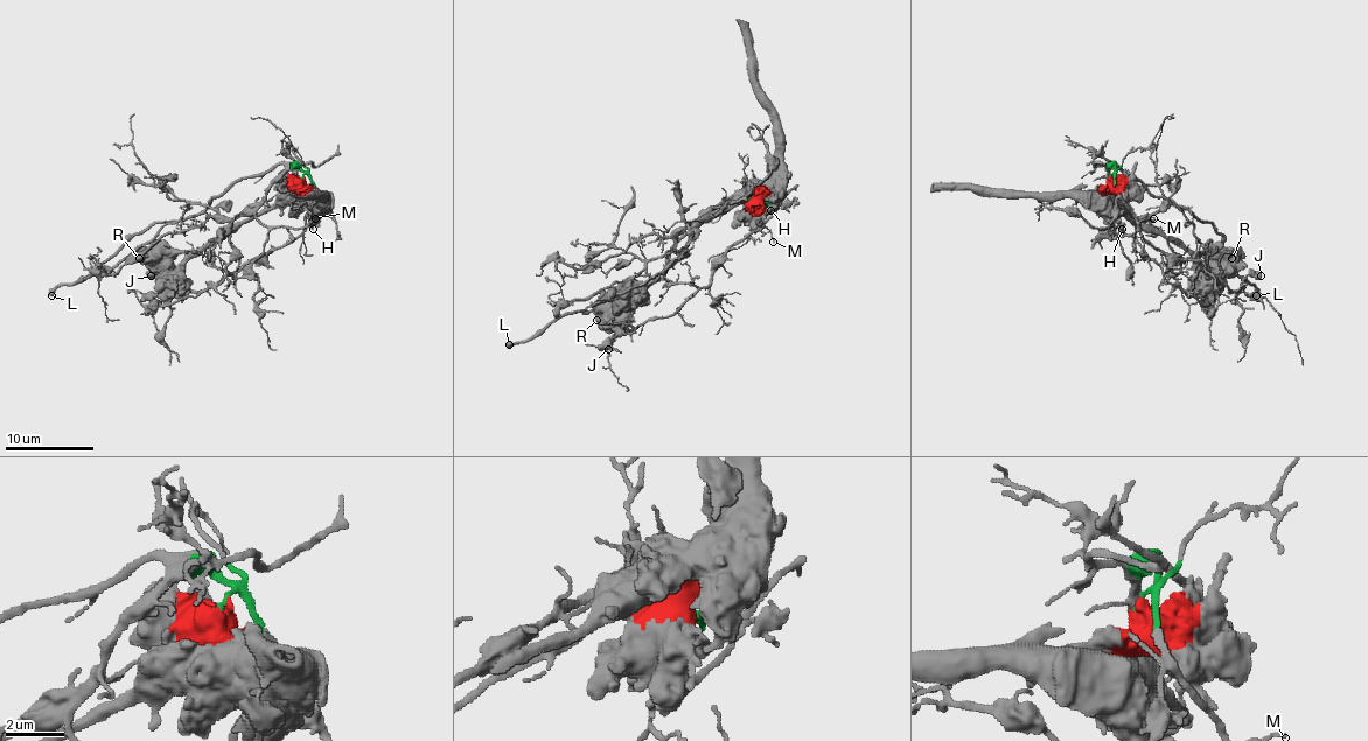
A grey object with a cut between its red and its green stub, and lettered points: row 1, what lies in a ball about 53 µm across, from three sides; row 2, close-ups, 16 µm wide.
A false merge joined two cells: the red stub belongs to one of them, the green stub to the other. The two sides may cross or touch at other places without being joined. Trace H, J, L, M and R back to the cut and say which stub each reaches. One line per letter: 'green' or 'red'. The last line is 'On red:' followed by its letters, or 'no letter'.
H: red
J: green
L: green
M: green
R: red
On red: H, R

